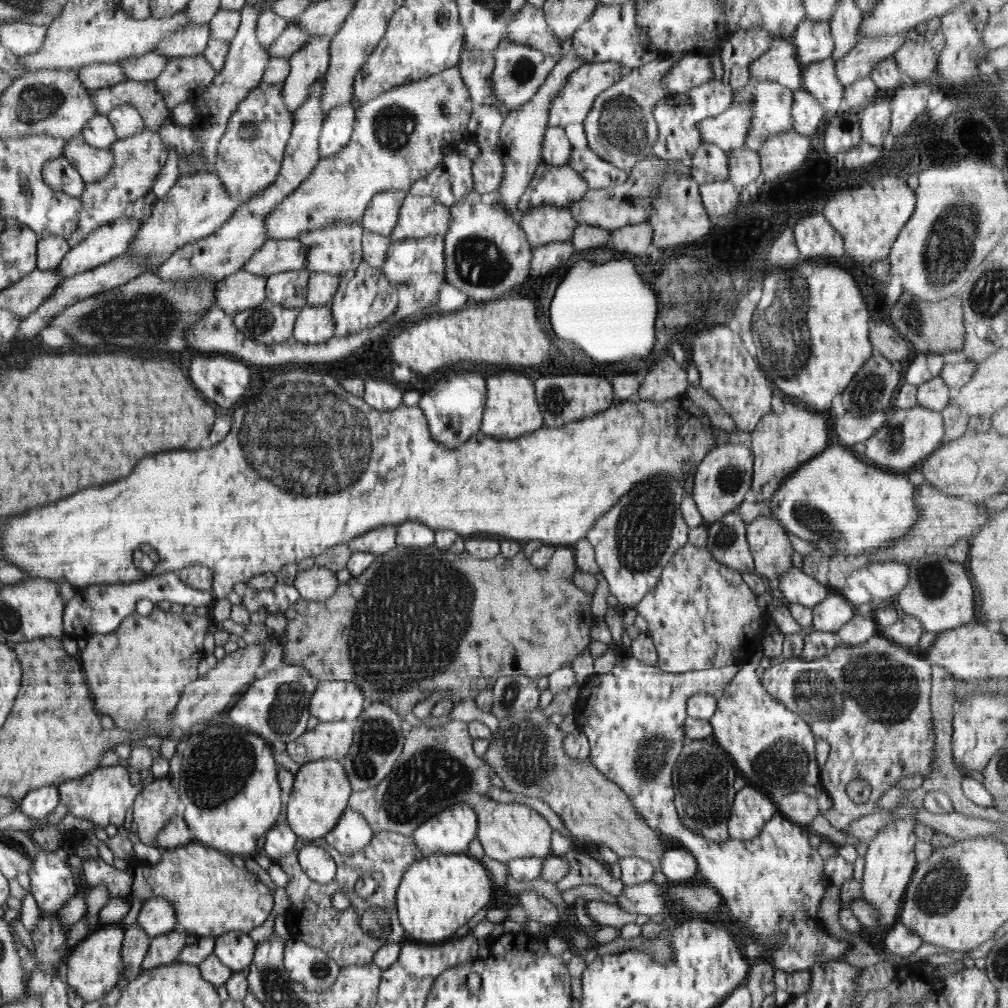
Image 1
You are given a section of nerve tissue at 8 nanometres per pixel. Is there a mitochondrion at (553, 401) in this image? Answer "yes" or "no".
yes

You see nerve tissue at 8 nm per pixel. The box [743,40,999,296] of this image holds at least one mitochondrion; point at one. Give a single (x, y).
(948, 250)

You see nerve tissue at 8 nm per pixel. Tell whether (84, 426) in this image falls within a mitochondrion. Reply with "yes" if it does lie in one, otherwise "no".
yes

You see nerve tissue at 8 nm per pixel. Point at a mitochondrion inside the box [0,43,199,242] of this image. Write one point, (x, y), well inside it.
(37, 103)

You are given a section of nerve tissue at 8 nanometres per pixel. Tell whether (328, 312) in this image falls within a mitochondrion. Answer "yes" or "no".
no

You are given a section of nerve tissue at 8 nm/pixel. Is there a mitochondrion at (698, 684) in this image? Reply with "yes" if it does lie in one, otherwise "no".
no

